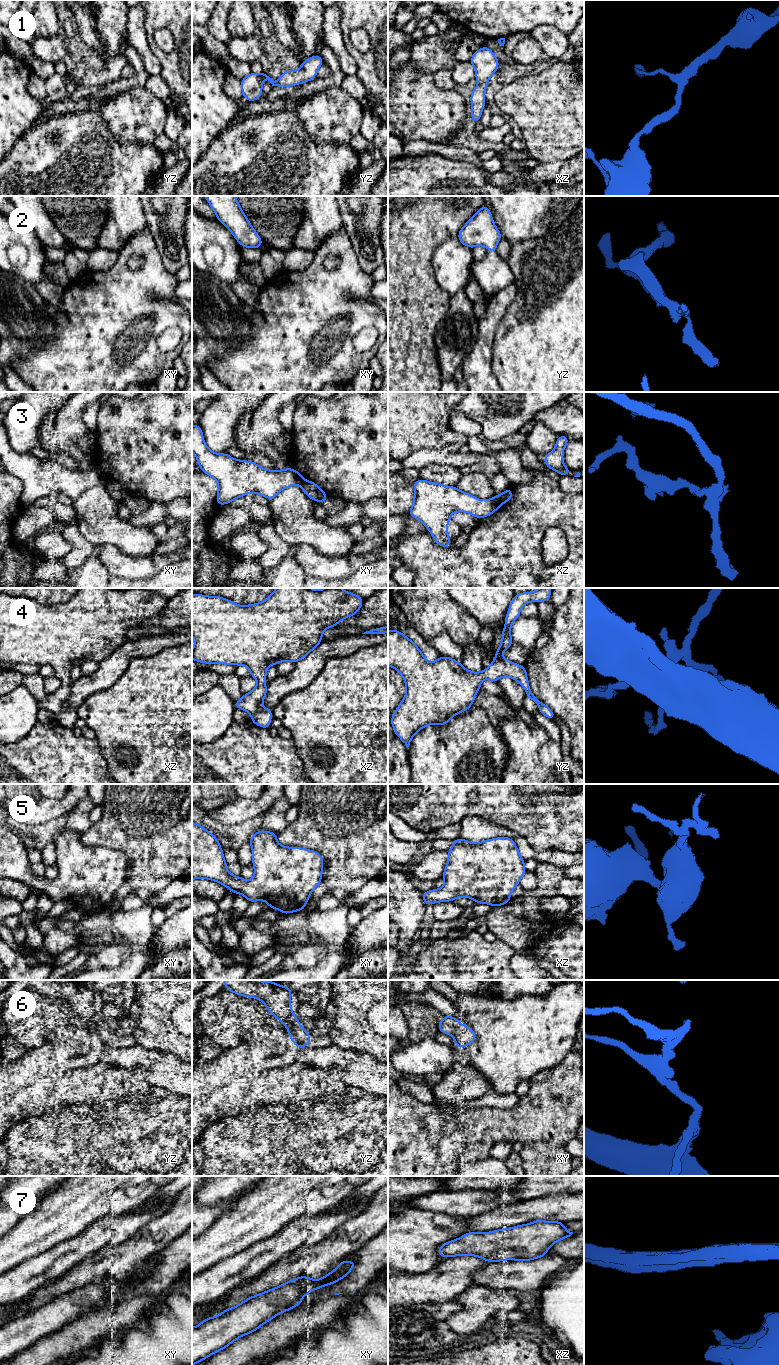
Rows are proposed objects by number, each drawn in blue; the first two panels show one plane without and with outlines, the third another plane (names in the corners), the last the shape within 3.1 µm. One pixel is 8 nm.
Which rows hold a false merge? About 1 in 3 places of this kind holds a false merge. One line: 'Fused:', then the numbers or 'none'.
Fused: 3, 7

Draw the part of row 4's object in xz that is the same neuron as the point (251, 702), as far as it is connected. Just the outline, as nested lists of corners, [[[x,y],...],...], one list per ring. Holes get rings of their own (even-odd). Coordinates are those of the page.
[[[276,588],[263,602],[241,606],[220,596],[192,595],[192,636],[195,662],[245,665],[259,683],[249,693],[235,701],[235,709],[247,711],[252,723],[269,729],[272,709],[262,708],[267,694],[268,667],[282,661],[296,663],[322,642],[323,631],[356,615],[364,598],[341,588]]]

